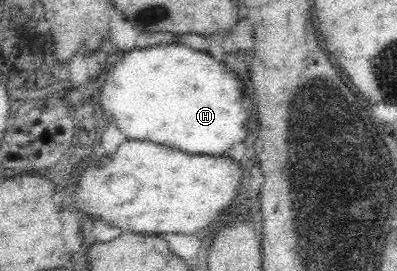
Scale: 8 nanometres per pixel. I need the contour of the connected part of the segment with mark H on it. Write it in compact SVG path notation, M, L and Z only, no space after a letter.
M156 44L156 46L148 46L123 53L120 58L108 68L106 78L104 78L104 84L101 86L100 104L102 111L104 111L106 115L111 115L112 121L127 139L150 140L155 144L162 144L169 148L182 150L183 152L220 156L226 153L226 150L230 148L232 142L234 142L234 144L244 142L247 136L248 126L246 126L246 122L249 122L249 120L246 120L246 114L252 114L252 112L250 112L251 110L242 112L242 110L246 110L244 106L248 104L246 95L246 82L242 82L234 72L226 68L224 62L214 60L214 58L210 58L210 56L204 54L204 52L200 52L200 50L196 52L196 50L192 50L192 48L188 48L188 46L182 46L182 44Z

